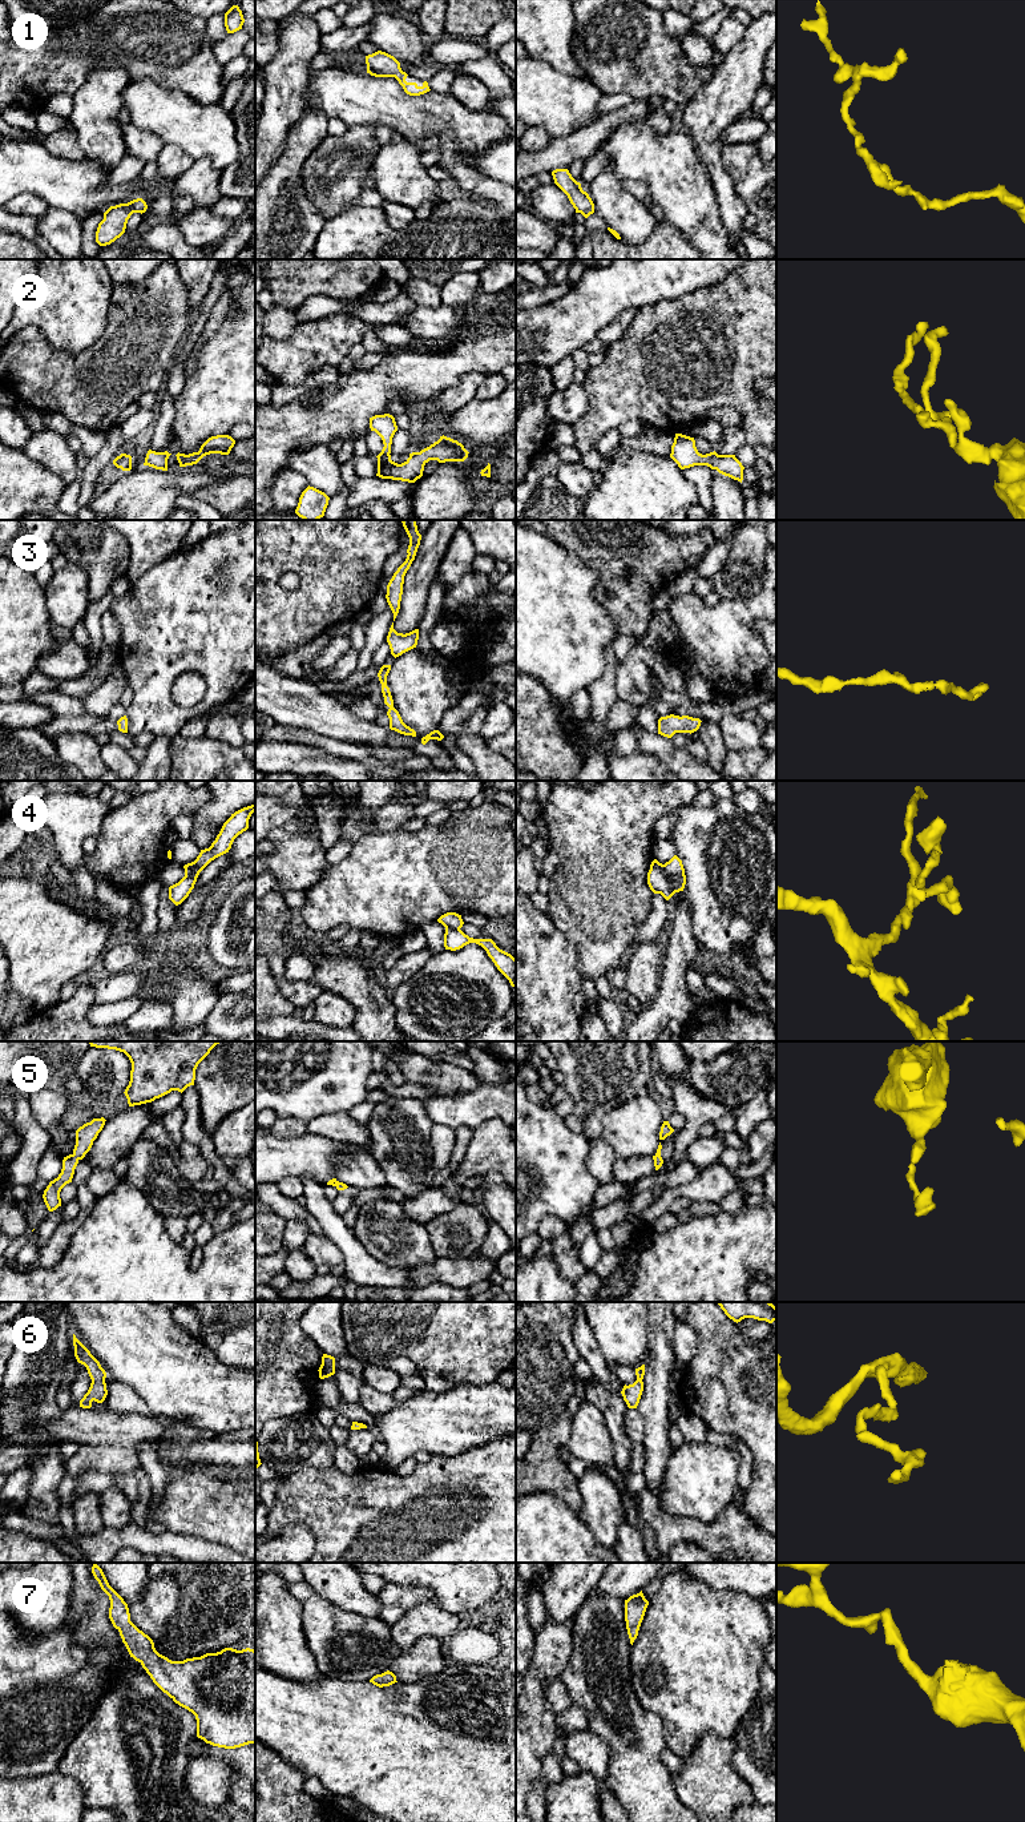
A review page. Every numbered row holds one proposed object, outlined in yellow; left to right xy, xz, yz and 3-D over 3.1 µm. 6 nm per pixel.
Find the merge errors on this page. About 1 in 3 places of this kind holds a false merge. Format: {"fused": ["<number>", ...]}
{"fused": ["4"]}

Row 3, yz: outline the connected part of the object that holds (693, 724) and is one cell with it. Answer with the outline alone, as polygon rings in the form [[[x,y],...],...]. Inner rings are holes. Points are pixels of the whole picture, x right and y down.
[[[666,716],[658,719],[658,734],[671,738],[675,733],[694,733],[701,726],[699,718],[689,716]]]

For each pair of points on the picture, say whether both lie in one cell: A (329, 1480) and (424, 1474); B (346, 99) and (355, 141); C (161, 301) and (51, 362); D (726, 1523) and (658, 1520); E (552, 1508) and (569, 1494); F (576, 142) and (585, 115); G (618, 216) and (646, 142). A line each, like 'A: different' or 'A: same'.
A: same
B: different
C: same
D: same
E: different
F: different
G: different

